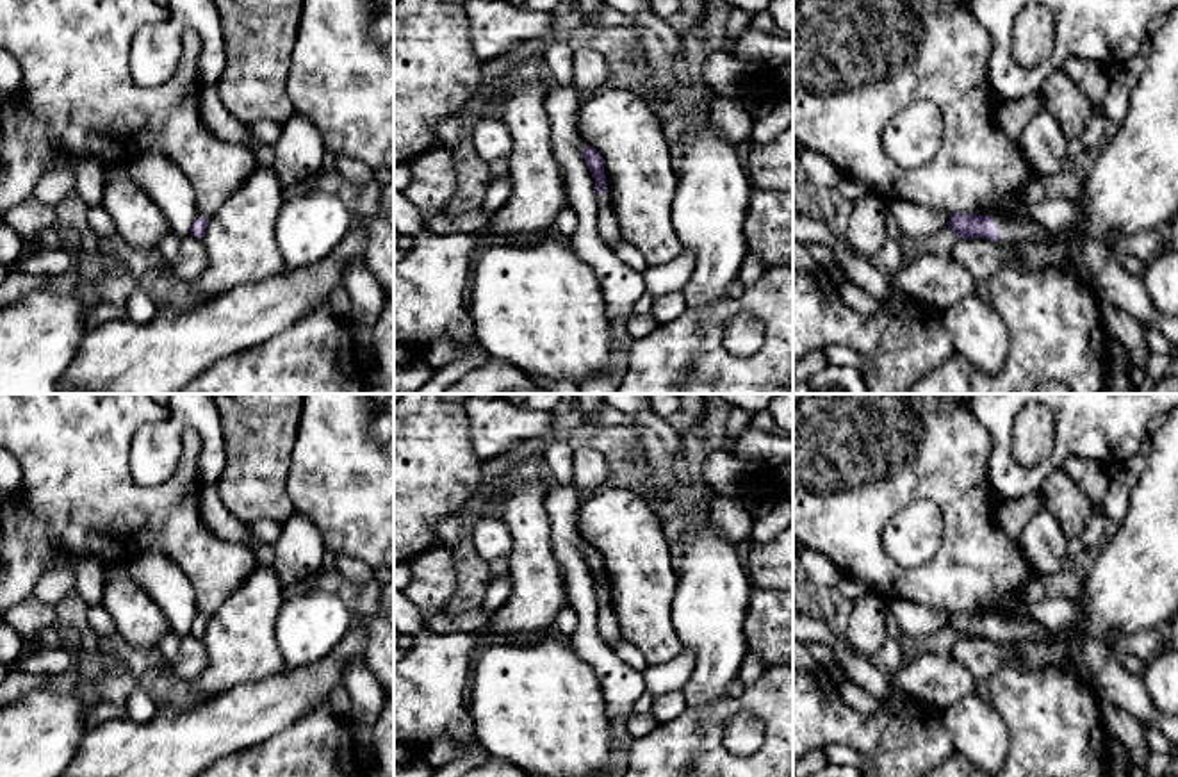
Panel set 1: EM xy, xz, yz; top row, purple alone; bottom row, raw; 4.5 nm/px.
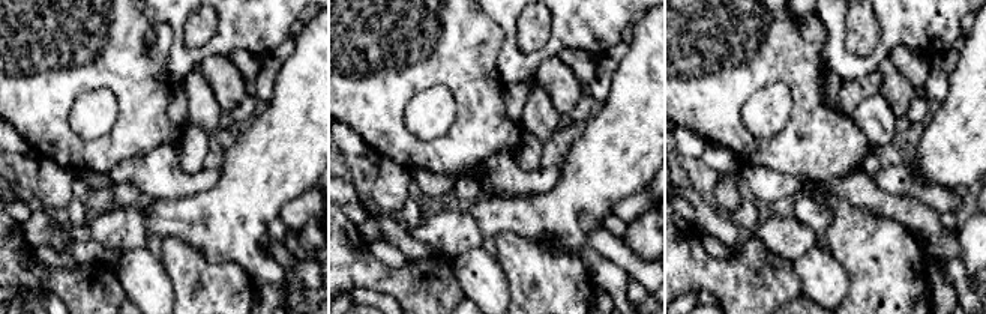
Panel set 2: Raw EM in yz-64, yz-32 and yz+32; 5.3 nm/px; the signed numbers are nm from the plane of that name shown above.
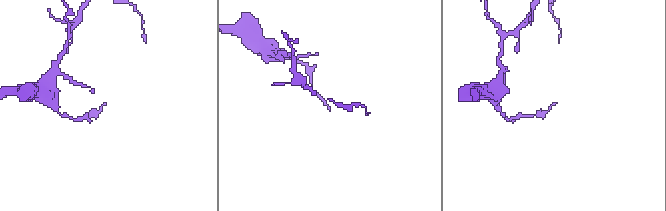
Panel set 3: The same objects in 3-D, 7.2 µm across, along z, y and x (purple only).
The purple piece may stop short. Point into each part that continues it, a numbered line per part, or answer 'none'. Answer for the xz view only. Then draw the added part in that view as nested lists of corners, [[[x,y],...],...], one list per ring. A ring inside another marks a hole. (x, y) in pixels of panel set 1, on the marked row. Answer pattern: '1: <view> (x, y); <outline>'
1: xz (610, 232); [[[597,194],[597,203],[599,203],[599,223],[597,223],[599,235],[608,248],[615,248],[624,239],[622,239],[618,221],[611,210],[609,196]]]

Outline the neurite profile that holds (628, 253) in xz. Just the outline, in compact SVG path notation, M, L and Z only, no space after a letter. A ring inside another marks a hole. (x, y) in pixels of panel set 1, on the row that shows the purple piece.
M622 241L615 248L611 248L611 249L615 251L615 255L617 255L617 258L620 262L624 262L631 269L634 269L634 271L643 274L643 271L647 267L647 262L645 262L642 251L636 246Z

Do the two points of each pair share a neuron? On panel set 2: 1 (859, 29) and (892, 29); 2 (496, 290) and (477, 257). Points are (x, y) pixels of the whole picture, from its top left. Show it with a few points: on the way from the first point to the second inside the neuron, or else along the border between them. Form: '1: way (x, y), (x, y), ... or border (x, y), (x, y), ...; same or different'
1: border (845, 15), (845, 45), (857, 53), (872, 51); different
2: way (488, 283), (477, 272), (477, 265); same

